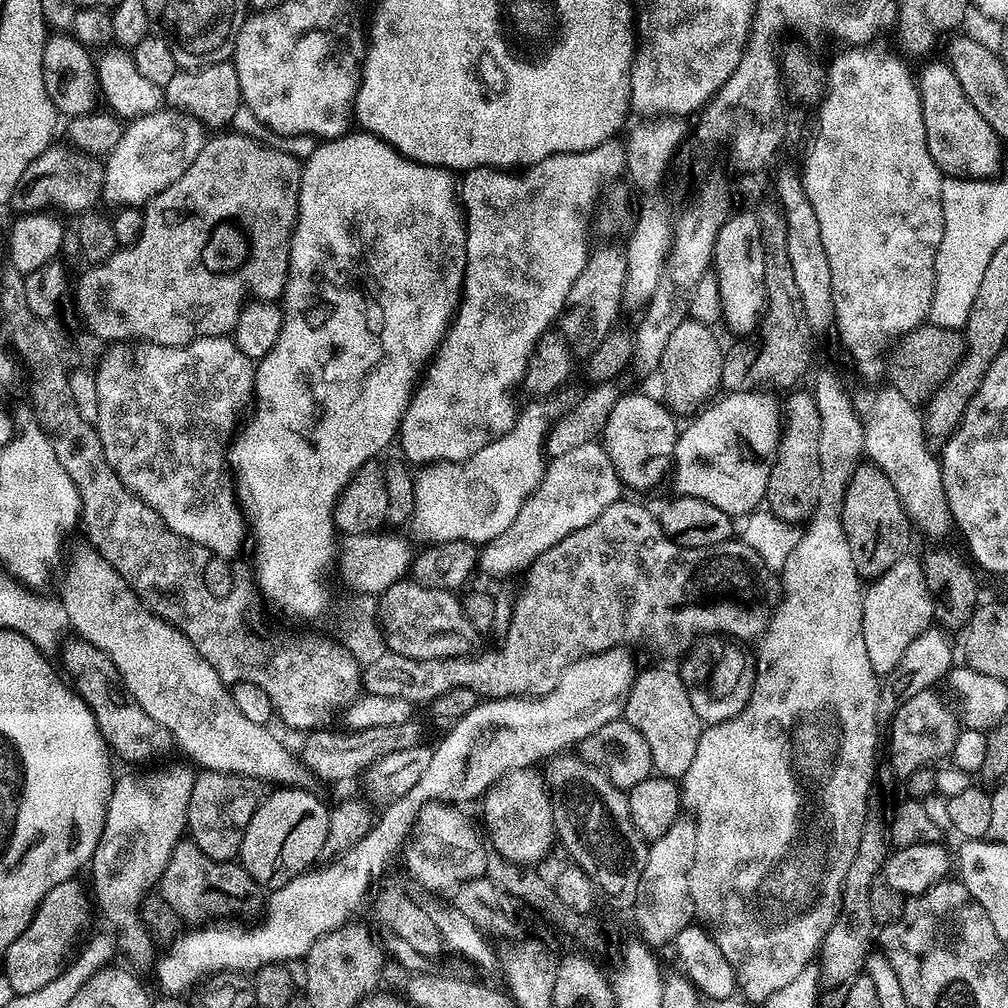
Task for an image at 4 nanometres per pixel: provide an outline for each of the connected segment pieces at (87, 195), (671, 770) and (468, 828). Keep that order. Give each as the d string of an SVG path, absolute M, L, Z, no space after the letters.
M49 146L30 166L26 174L18 178L18 186L12 195L11 211L16 214L45 212L74 212L81 214L93 207L95 200L101 199L104 190L104 166L97 157L85 156L71 147Z
M675 667L637 671L622 716L646 738L655 775L679 781L686 770L690 770L690 762L694 762L694 754L698 754L702 725L698 714L694 714L694 706L690 706L686 686Z
M452 802L426 804L417 814L414 825L414 840L416 836L416 848L420 856L414 857L408 866L419 885L437 894L447 893L447 888L452 890L465 882L483 877L490 861L490 852L481 829L476 829L468 821L467 814L456 808L459 807Z

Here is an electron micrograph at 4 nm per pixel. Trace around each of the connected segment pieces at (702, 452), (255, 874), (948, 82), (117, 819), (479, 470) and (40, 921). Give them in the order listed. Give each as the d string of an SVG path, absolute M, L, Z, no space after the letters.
M771 391L728 392L695 413L685 428L683 425L682 431L676 437L674 457L675 491L679 495L702 498L710 502L710 506L718 506L718 510L733 518L747 517L761 507L768 494L770 470L776 461L782 433L782 404L768 392Z
M285 787L273 792L273 796L261 799L260 807L250 818L238 857L248 875L264 890L284 888L294 877L309 871L329 843L330 808L319 800L319 795Z
M947 62L928 65L921 74L918 74L920 90L920 105L922 118L926 126L926 146L930 150L930 158L940 167L941 173L948 178L967 178L969 180L987 180L1001 175L1000 148L1001 140L990 130L990 122L974 110L972 103L962 94L962 86L958 86L958 78Z
M172 764L152 772L119 777L108 800L104 834L90 861L93 899L99 900L101 917L117 931L117 951L124 956L128 970L141 978L155 971L158 955L155 939L140 919L140 904L164 876L172 852L187 829L195 771L186 766Z
M528 402L525 408L516 417L516 425L506 434L496 437L492 443L487 444L482 450L478 450L478 454L474 454L468 460L460 462L437 462L431 466L424 466L419 469L420 472L416 476L416 481L411 485L414 490L414 510L410 519L410 528L416 531L416 536L423 542L428 544L441 544L442 542L450 542L451 540L465 540L477 546L483 546L488 541L498 538L498 534L502 534L502 530L507 530L510 522L514 522L514 518L518 518L518 510L522 510L522 506L526 502L528 495L534 491L542 482L544 477L544 469L546 467L546 451L545 451L545 437L548 434L550 427L550 417L548 412L543 408L543 403Z
M76 878L67 880L48 892L46 898L42 898L30 926L26 926L26 930L14 938L2 957L2 974L6 982L10 982L13 997L33 994L49 985L54 978L58 978L66 967L66 961L73 955L72 943L88 924L88 902L90 903L89 893L84 893L84 888L78 881Z

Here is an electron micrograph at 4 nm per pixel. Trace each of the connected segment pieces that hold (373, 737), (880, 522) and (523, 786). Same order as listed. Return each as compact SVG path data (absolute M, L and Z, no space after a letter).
M409 722L399 726L370 726L359 730L348 730L348 733L320 732L312 730L304 737L302 759L310 771L321 781L352 780L367 771L374 762L386 758L386 754L400 752L406 746L417 743L415 723Z
M857 464L848 488L844 491L844 505L840 521L846 530L846 542L850 542L850 558L854 558L854 570L861 581L876 580L894 562L898 562L909 551L908 535L914 532L914 525L904 512L902 502L886 474L877 464Z
M535 767L510 770L482 797L485 824L483 827L494 852L496 847L495 855L521 866L539 865L539 860L547 858L552 843L555 845L558 840L552 794L545 773L536 771L540 770Z

